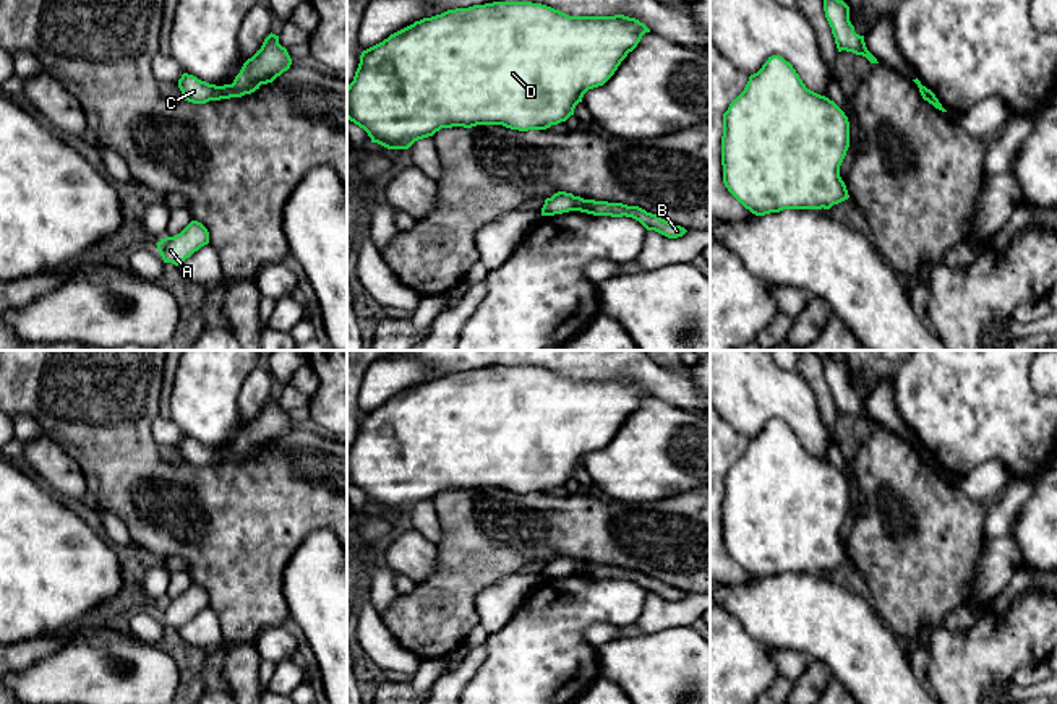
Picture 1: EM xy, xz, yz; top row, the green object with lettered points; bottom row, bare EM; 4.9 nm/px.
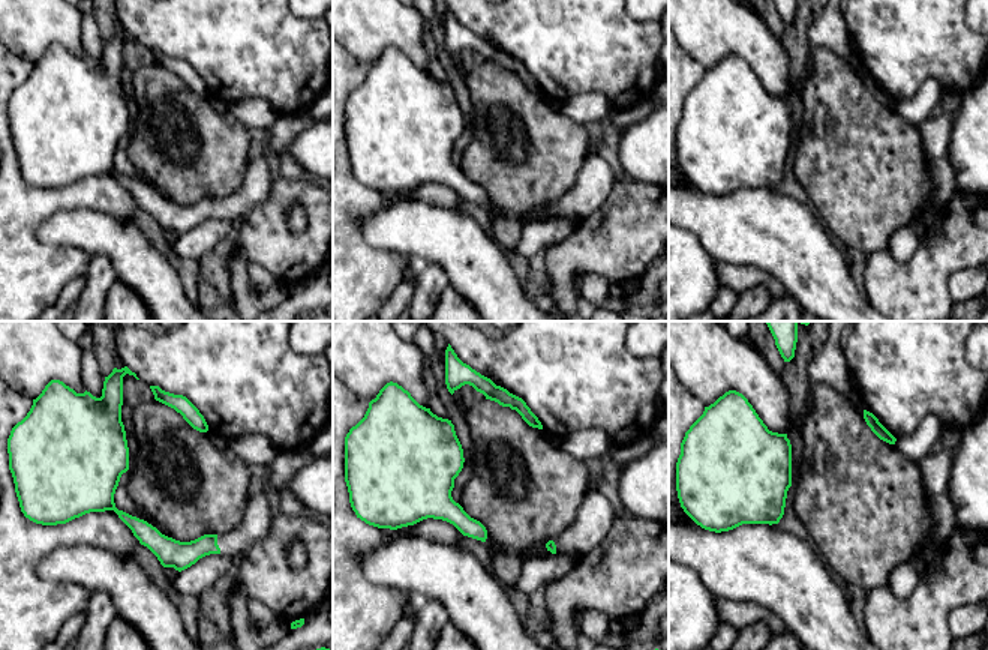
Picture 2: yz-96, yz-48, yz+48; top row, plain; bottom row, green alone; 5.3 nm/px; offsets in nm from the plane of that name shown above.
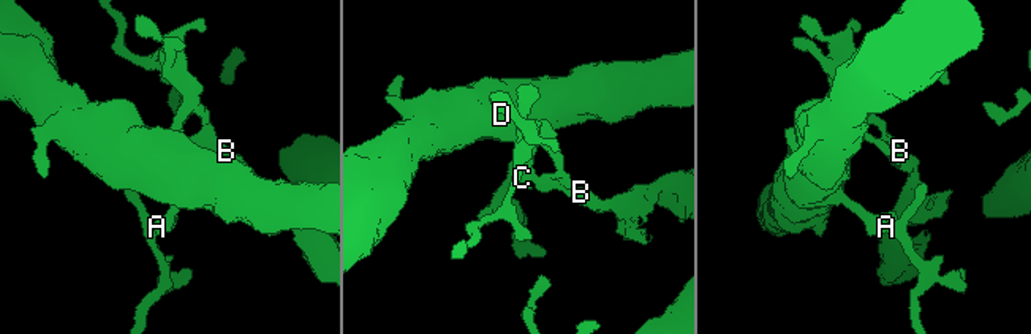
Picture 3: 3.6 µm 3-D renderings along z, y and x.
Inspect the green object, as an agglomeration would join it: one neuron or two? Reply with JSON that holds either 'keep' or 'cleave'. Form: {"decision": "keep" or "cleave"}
{"decision": "keep"}

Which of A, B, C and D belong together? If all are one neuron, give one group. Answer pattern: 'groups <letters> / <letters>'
groups A B C D

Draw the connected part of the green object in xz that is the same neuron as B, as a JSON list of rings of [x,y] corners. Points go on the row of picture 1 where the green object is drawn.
[[[558,191],[551,198],[546,198],[541,208],[541,216],[554,216],[569,211],[580,211],[593,216],[632,217],[639,221],[647,230],[655,230],[668,238],[678,238],[687,232],[684,227],[668,222],[657,214],[647,212],[639,206],[584,200],[566,191]]]

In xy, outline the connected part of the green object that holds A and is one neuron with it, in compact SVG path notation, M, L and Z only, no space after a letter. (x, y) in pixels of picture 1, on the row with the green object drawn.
M191 221L180 234L173 237L165 237L156 245L164 263L172 263L178 266L208 243L208 229L201 222Z

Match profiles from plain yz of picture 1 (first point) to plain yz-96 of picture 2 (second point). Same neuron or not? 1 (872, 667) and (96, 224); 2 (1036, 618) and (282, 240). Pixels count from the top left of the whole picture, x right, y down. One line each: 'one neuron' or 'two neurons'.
1: one neuron
2: one neuron

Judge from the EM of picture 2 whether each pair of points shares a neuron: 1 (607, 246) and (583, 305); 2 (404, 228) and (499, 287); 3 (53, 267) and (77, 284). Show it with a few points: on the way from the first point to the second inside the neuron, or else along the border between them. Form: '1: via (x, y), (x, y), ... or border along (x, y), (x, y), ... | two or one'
1: border along (582, 275), (574, 278), (577, 305) | two
2: via (428, 233), (447, 236), (476, 264) | one
3: border along (83, 272), (68, 282), (53, 305) | two

